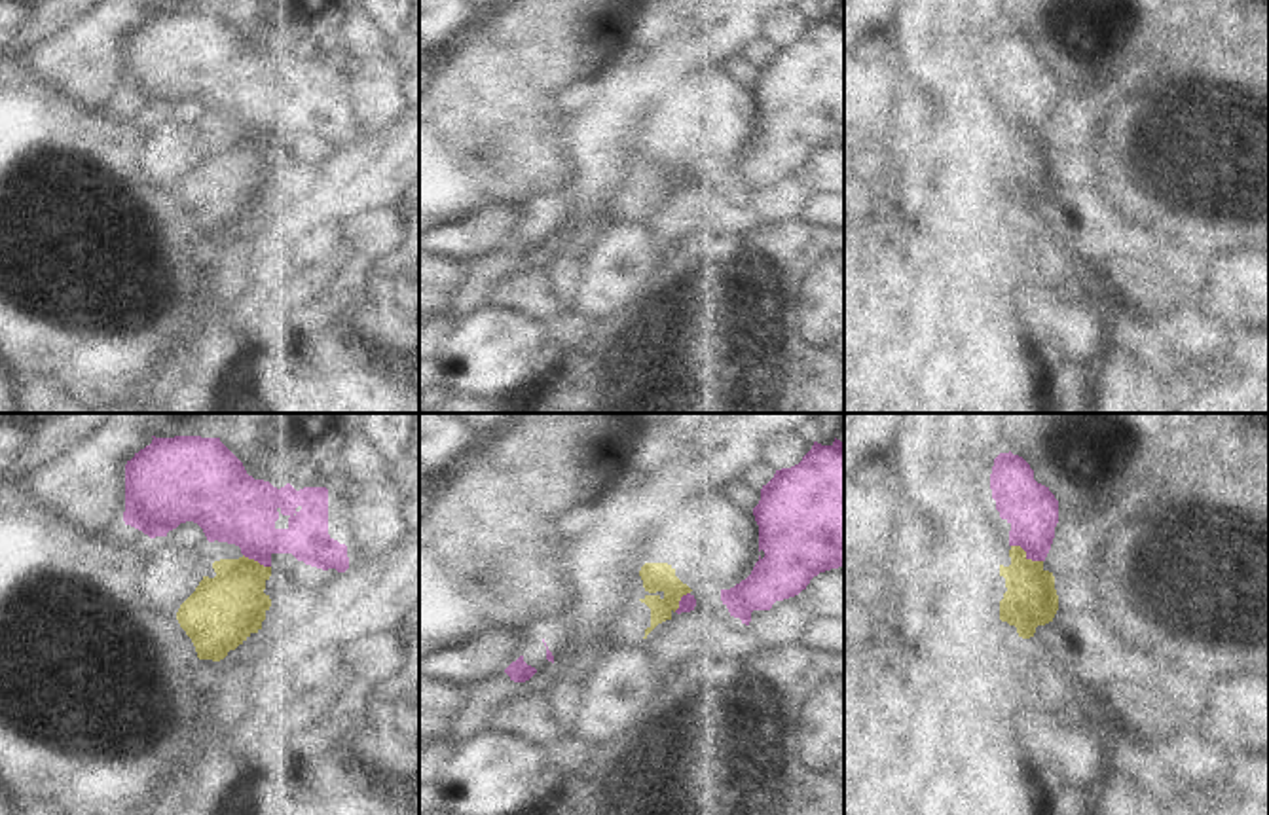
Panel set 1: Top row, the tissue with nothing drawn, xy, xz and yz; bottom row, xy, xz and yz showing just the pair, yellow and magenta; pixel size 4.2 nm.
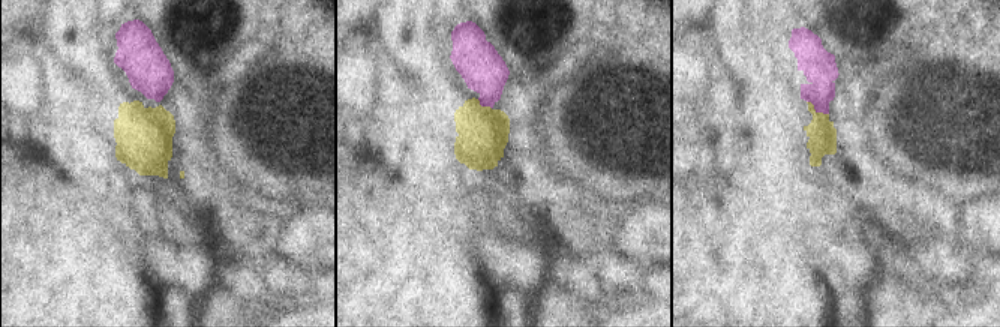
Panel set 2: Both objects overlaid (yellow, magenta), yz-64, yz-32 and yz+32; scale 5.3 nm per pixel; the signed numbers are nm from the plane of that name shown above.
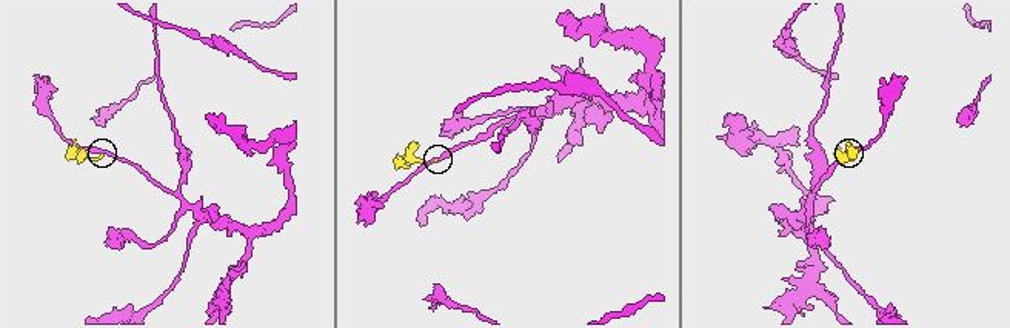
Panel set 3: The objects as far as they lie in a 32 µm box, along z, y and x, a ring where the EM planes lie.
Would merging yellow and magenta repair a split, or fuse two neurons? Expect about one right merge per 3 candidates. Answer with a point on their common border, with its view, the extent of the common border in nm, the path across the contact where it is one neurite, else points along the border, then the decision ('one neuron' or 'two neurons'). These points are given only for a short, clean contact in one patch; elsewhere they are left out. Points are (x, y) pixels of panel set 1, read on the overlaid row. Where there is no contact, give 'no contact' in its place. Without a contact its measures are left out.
yz (1025, 556) | 150 nm | along yz (1011, 544), (1017, 544), (1029, 558), (1042, 561) | two neurons

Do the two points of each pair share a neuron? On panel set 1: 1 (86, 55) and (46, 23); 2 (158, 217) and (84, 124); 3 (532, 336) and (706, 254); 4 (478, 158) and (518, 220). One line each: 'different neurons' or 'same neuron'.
1: different neurons
2: same neuron
3: different neurons
4: different neurons

